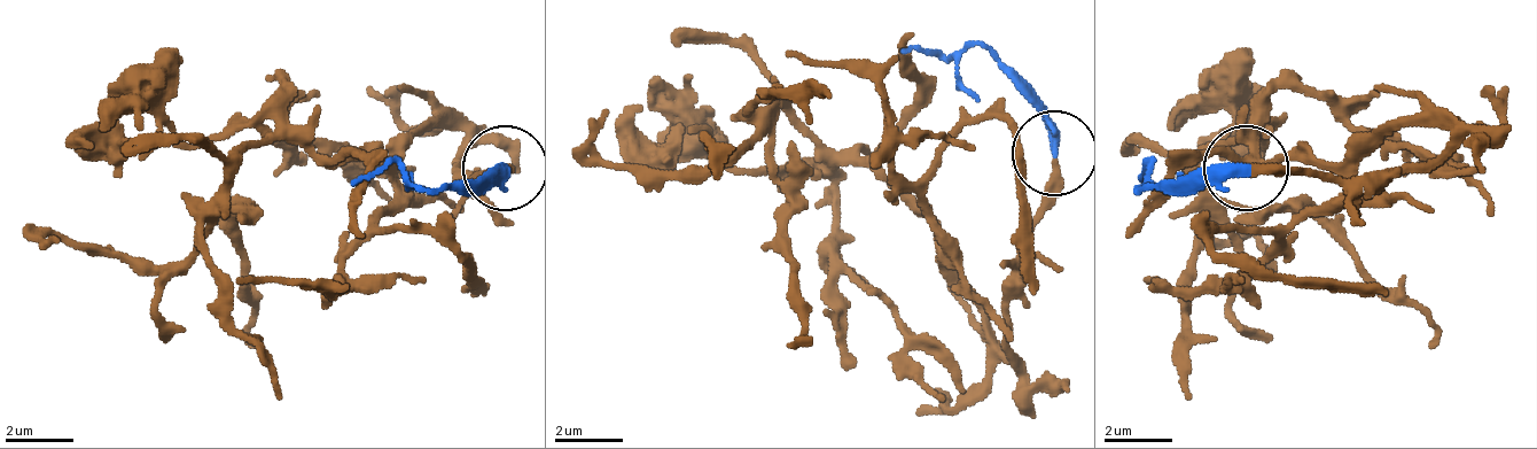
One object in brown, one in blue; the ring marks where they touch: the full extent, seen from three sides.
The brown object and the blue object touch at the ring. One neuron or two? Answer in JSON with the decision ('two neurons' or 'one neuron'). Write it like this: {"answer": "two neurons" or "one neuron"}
{"answer": "one neuron"}

